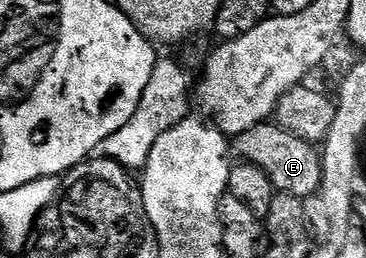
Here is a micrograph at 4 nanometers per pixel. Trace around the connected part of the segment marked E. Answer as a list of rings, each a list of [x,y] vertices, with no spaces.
[[[266,123],[251,127],[251,131],[243,131],[235,139],[235,153],[237,153],[242,162],[258,165],[260,169],[266,173],[271,179],[274,190],[277,193],[286,193],[287,195],[295,195],[302,199],[313,199],[321,192],[321,162],[322,154],[315,148],[314,142],[305,141],[299,134],[293,134],[289,130],[285,130],[283,126],[276,123]]]

